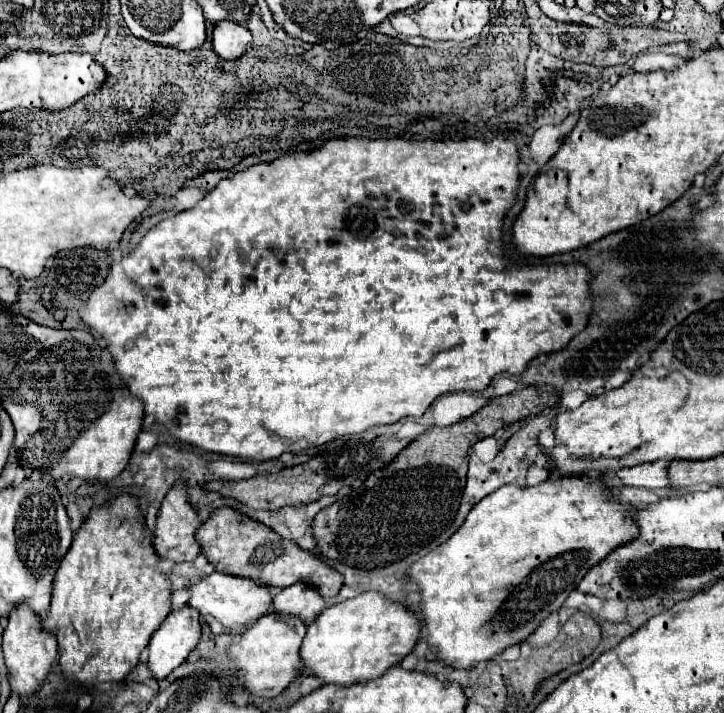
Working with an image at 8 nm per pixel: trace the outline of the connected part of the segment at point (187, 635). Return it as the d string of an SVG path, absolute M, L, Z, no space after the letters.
M183 606L181 610L173 610L165 622L159 626L159 630L153 634L151 642L149 642L149 658L147 658L147 666L153 674L155 680L165 680L177 666L181 666L185 662L185 658L189 656L189 652L197 646L201 636L201 624L199 624L199 612L195 612L193 608Z

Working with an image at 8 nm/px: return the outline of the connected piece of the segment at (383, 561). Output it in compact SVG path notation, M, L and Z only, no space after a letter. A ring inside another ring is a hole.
M525 386L507 396L491 398L481 410L457 424L431 426L427 432L419 434L391 464L375 470L359 490L353 490L315 516L311 532L321 554L353 568L373 570L419 552L433 538L443 534L457 514L465 488L467 450L477 440L493 436L511 422L541 414L549 406L549 400L551 406L555 406L559 396Z

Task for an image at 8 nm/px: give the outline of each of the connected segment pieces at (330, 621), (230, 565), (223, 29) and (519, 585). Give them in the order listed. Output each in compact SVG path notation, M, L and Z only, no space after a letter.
M363 592L351 600L343 600L339 604L333 604L325 608L309 626L307 634L301 644L301 664L303 672L309 676L315 676L323 680L323 684L339 684L339 686L351 686L359 682L369 682L377 676L381 676L387 668L401 662L415 646L419 638L419 620L413 612L405 610L401 604L389 602L379 592Z
M217 508L209 520L197 530L197 542L201 554L215 566L215 570L239 578L253 578L257 584L271 588L285 588L295 582L305 582L313 586L323 598L337 596L343 586L343 576L323 564L311 552L301 550L295 542L281 538L271 528L243 516L231 508Z
M219 22L213 30L213 50L225 58L241 58L251 42L251 32L235 22Z
M567 476L567 478L545 480L545 482L537 484L537 486L507 484L507 486L501 486L499 490L491 492L489 496L485 496L479 504L475 504L471 508L471 512L467 514L465 522L461 524L461 528L445 544L439 544L437 548L433 548L433 552L429 552L423 558L419 558L409 568L409 572L407 572L409 580L417 584L417 592L421 594L419 610L423 614L423 622L425 622L425 628L427 628L427 640L425 642L435 652L435 658L439 662L443 662L445 666L451 666L451 668L457 668L457 670L459 668L461 670L469 670L469 668L473 668L473 666L477 666L481 662L493 660L497 654L501 654L509 646L525 642L553 610L557 612L561 608L561 604L565 602L569 592L575 590L575 586L581 582L581 578L585 576L585 572L591 566L595 566L599 560L603 560L619 544L625 544L625 542L633 540L633 536L637 536L637 526L629 518L629 508L631 506L627 506L627 504L619 504L619 502L611 500L607 496L603 484L599 484L599 482L585 482L581 476Z

